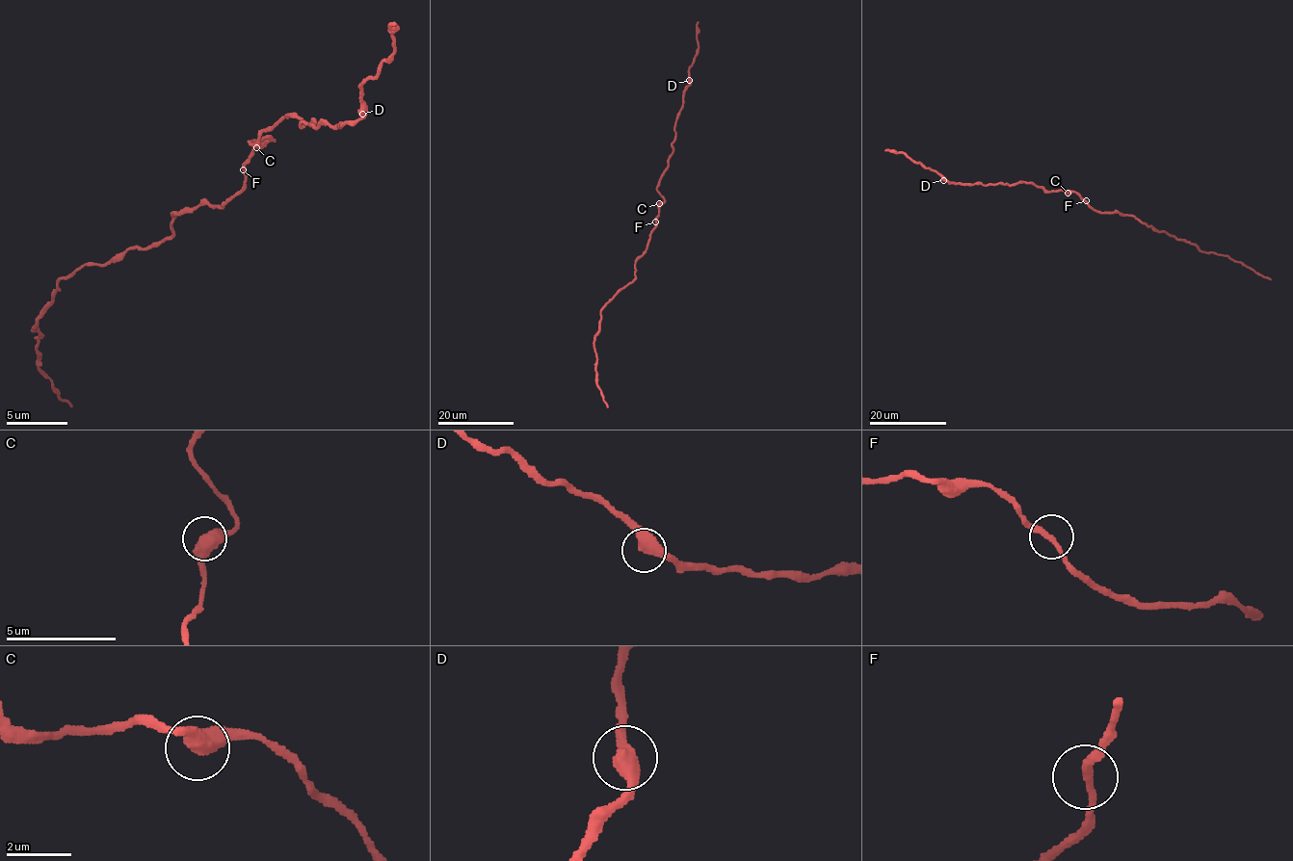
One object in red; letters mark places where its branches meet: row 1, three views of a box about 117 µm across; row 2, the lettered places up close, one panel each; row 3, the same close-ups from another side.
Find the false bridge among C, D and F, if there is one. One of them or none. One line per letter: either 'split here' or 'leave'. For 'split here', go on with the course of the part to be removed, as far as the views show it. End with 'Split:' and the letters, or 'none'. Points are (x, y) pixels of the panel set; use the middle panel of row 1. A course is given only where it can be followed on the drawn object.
C: leave
D: leave
F: leave
Split: none

